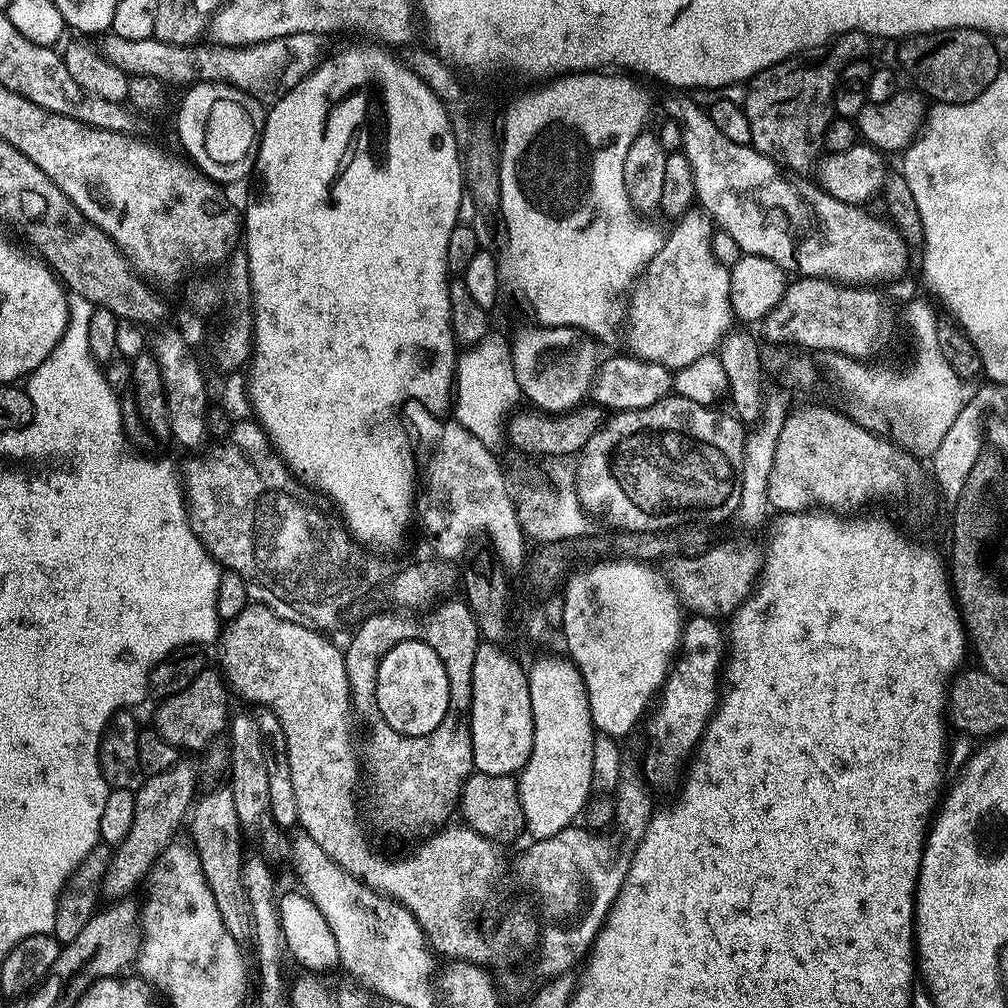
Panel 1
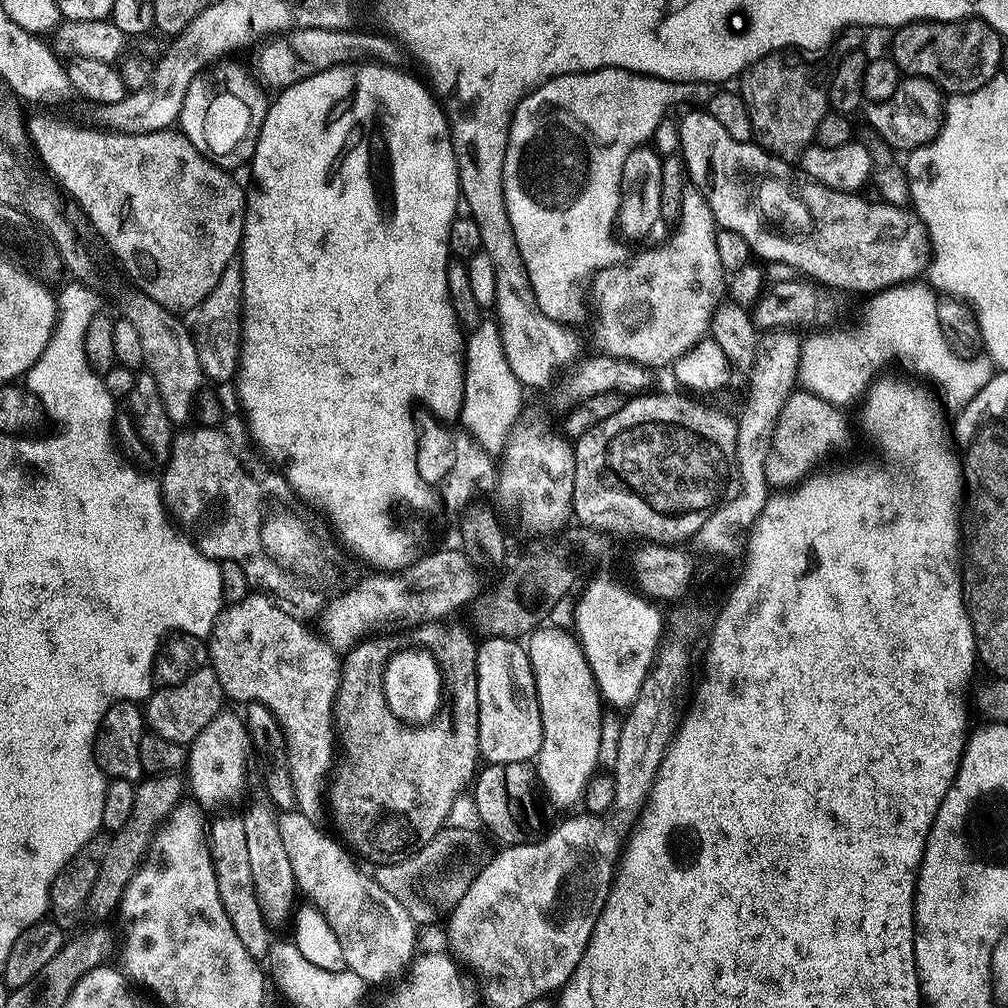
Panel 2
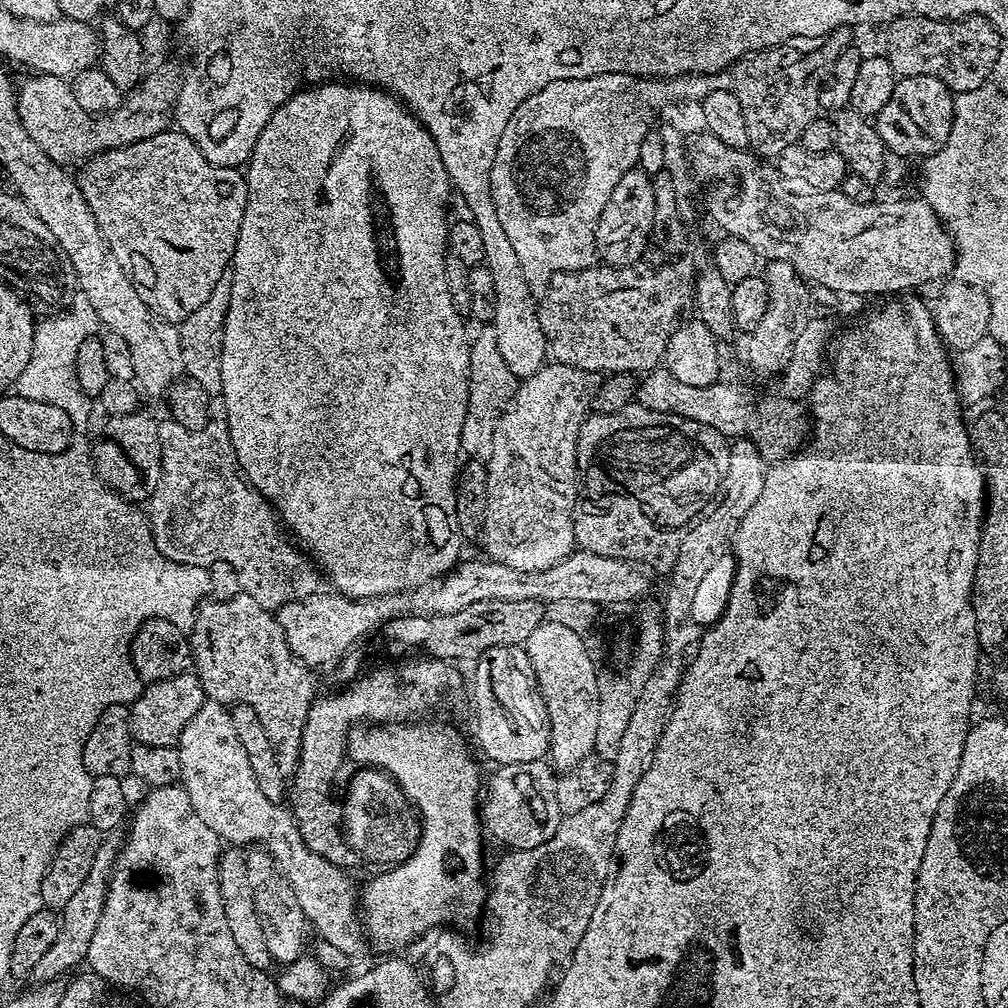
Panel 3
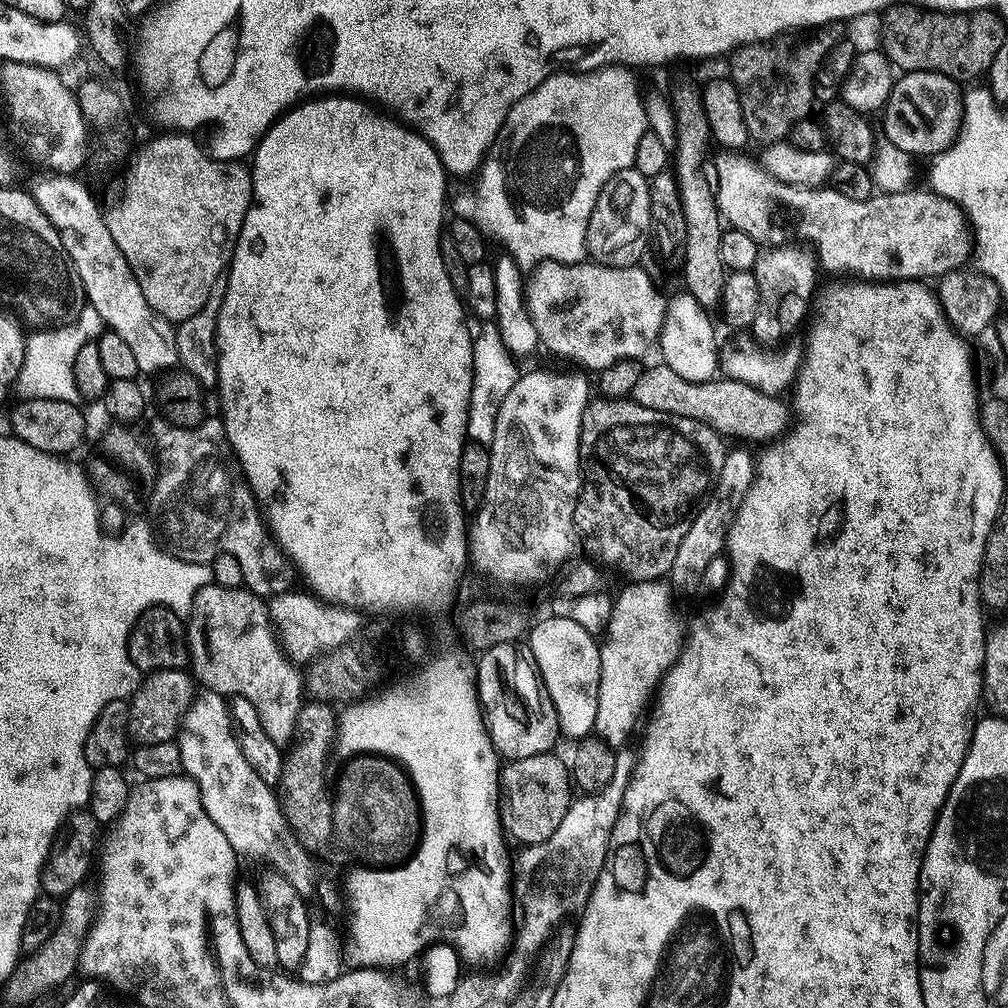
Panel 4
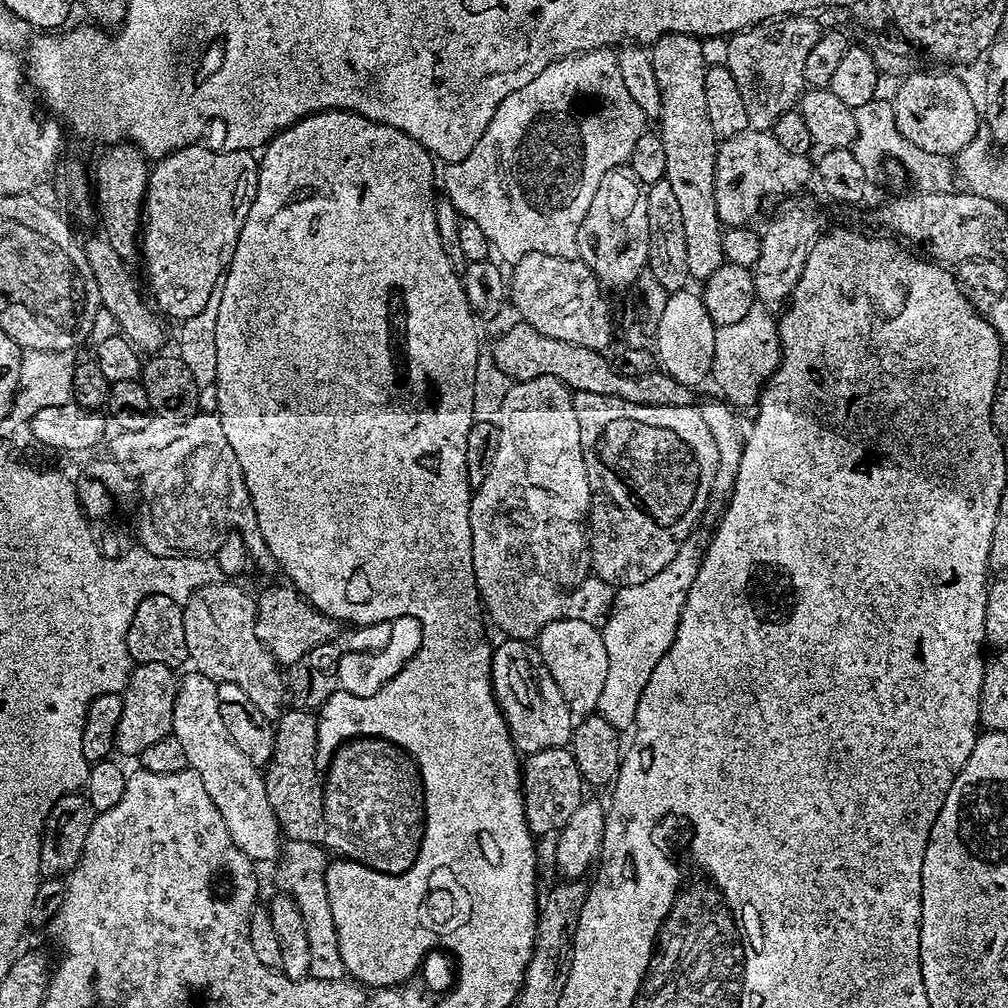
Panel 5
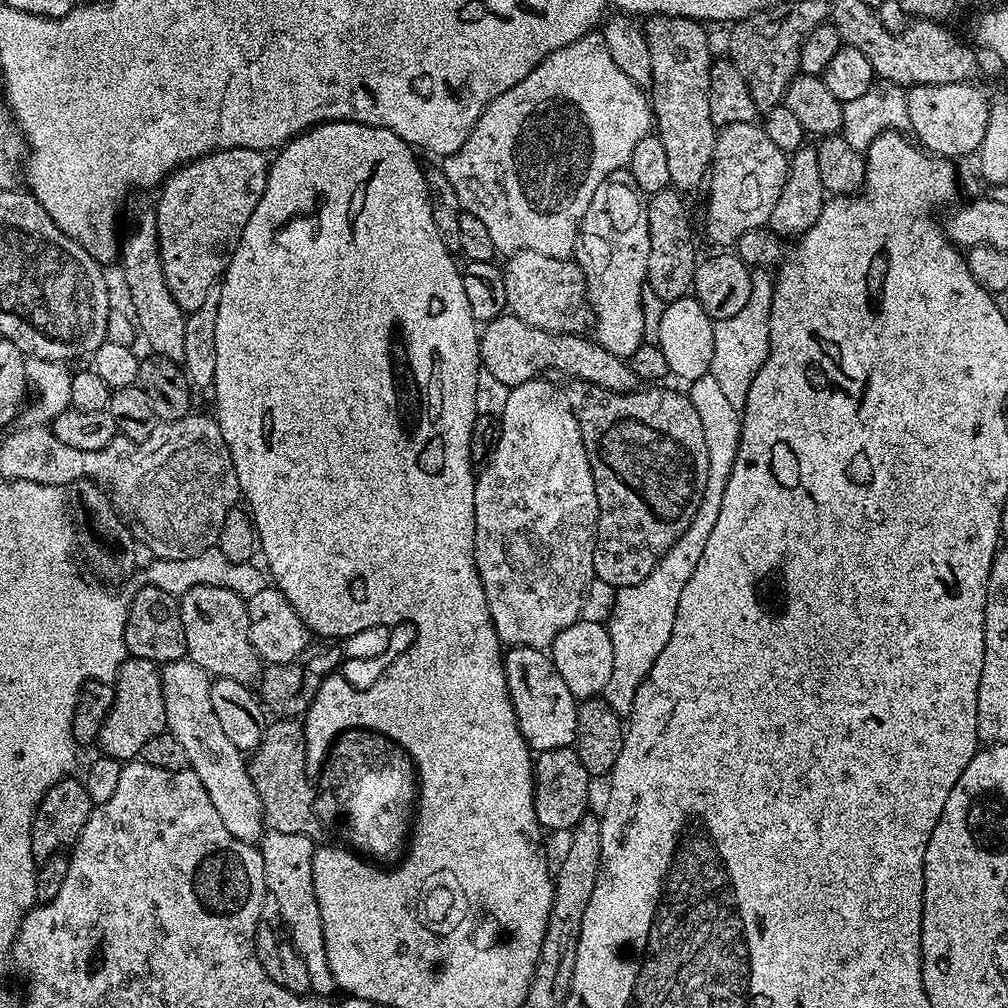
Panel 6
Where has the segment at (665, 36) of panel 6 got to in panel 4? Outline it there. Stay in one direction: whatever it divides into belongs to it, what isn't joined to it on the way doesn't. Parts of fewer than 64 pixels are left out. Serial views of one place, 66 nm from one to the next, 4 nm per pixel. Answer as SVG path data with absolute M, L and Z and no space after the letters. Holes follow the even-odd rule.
M684 84L670 96L671 111L676 111L676 144L674 140L674 175L682 198L682 214L686 218L686 250L684 251L684 288L700 305L713 309L719 305L726 269L720 253L722 221L716 205L716 185L711 171L704 169L708 160L708 144L712 135L706 122L700 92Z

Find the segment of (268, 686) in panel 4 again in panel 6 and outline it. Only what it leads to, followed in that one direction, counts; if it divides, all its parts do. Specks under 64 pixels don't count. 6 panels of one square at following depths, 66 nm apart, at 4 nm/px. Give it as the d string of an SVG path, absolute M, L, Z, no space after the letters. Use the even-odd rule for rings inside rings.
M194 586L183 592L179 601L182 626L186 630L187 659L202 666L209 677L225 676L251 685L261 675L262 661L250 638L245 597L222 586Z

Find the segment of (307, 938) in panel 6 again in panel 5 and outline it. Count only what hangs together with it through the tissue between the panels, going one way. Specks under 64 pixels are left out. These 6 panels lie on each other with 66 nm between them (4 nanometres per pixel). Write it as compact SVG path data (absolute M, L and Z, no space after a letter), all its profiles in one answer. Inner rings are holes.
M285 839L278 863L275 865L280 888L297 904L305 923L306 937L310 944L310 976L313 980L343 980L346 976L338 950L338 932L334 926L334 916L330 914L330 898L326 894L324 874L329 863L329 857L320 844Z

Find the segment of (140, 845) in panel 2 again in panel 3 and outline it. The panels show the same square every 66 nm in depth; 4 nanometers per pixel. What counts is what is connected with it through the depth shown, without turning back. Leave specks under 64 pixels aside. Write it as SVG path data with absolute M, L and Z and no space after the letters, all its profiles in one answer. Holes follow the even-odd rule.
M121 829L107 833L96 846L93 865L81 888L66 902L66 906L60 910L61 921L57 940L53 946L46 950L45 955L34 966L31 979L35 983L48 983L52 980L65 977L66 972L82 964L88 955L90 942L93 940L94 931L97 930L98 920L105 908L105 900L108 897L108 886L112 878L112 870L116 864L117 855L124 843L125 833Z

